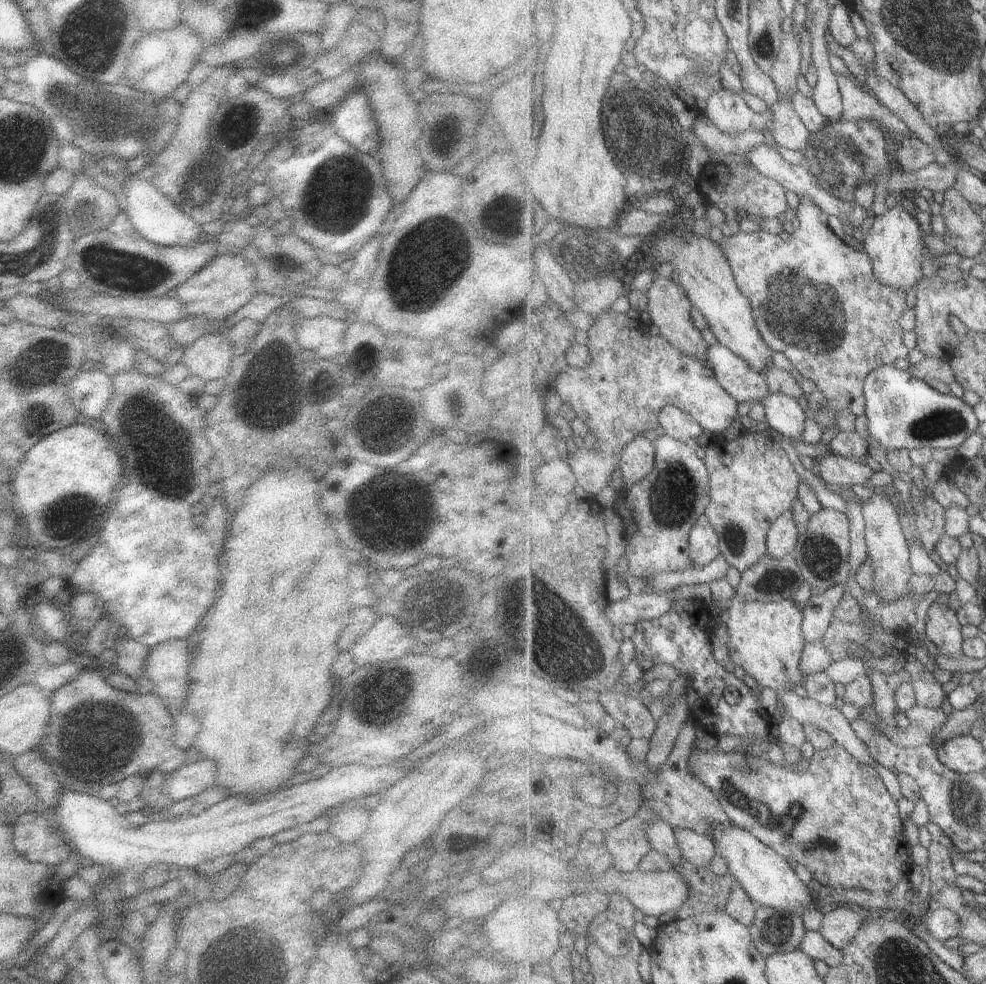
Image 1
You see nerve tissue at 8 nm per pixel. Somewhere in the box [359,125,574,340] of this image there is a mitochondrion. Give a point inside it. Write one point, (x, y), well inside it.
(438, 261)

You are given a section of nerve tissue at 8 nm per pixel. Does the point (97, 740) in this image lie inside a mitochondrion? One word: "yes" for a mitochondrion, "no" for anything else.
yes

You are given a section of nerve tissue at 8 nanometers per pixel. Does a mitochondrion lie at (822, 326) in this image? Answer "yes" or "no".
yes

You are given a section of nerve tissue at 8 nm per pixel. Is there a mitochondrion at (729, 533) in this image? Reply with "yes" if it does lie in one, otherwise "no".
yes

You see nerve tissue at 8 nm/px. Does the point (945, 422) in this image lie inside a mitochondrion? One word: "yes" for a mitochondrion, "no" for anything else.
yes

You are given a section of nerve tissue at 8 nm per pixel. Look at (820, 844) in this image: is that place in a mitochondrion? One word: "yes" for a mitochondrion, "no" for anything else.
yes

